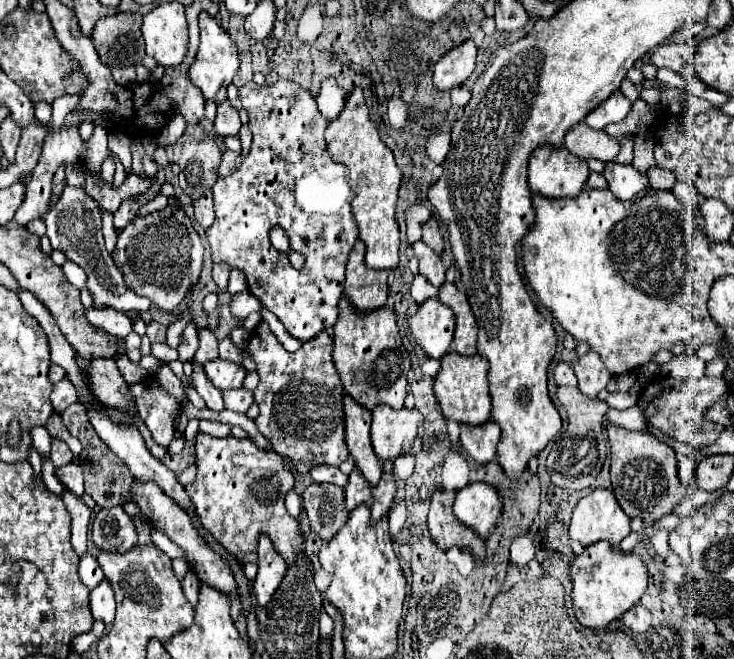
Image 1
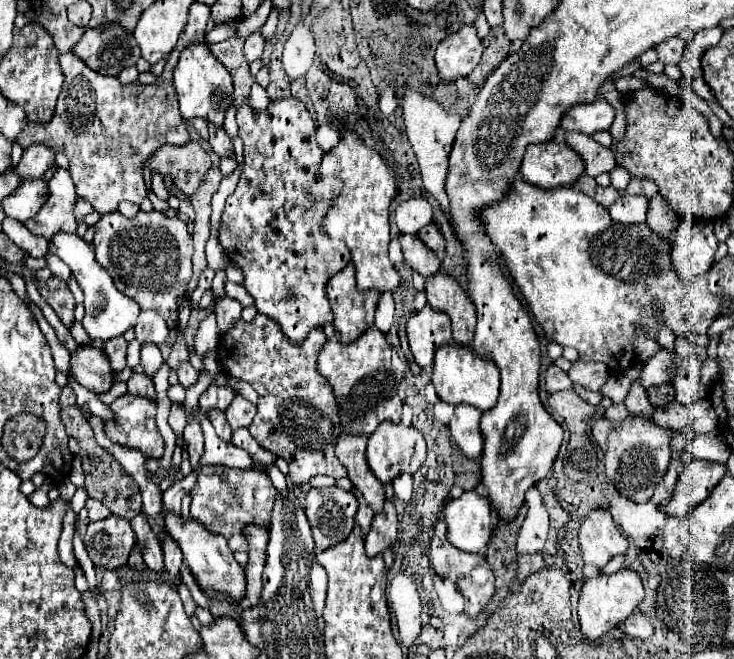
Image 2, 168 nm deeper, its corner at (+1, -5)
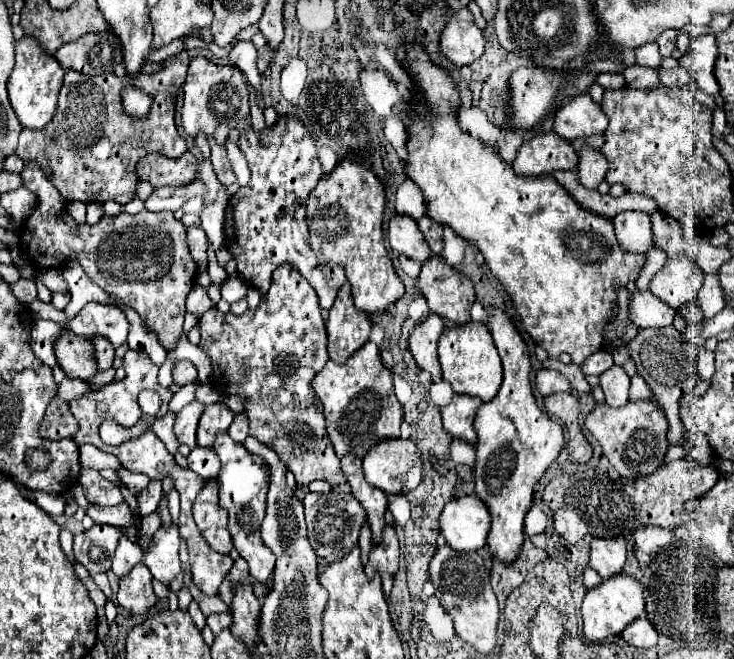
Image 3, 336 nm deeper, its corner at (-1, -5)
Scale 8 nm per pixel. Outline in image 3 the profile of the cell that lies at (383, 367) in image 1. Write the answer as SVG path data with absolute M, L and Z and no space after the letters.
M365 343L343 365L329 361L323 371L313 377L311 387L323 405L327 435L335 447L337 457L343 457L345 453L365 457L373 445L399 437L403 407L395 399L393 375L383 367L379 347L375 343Z

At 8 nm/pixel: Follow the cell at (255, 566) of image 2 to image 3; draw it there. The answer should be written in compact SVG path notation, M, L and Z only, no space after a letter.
M227 433L217 435L215 453L221 461L221 471L217 475L219 505L223 509L227 509L227 513L229 513L227 529L231 533L231 541L233 541L237 553L249 563L251 575L259 581L269 579L273 573L273 567L275 567L275 555L261 541L261 533L259 533L261 521L265 517L265 495L267 495L267 487L269 487L267 463L261 457L251 455L243 445L235 443Z

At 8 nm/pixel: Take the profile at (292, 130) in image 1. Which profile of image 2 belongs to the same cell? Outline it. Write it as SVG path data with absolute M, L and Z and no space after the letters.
M247 97L237 109L237 125L239 137L243 139L245 167L237 189L227 197L217 239L221 249L229 255L229 261L243 271L243 287L255 299L259 313L271 317L281 327L283 335L293 345L299 345L313 329L333 323L327 283L351 261L349 247L343 241L331 239L323 229L323 219L337 199L343 183L321 177L319 165L323 151L315 141L315 121L299 99L275 99L267 105L267 109L255 111Z

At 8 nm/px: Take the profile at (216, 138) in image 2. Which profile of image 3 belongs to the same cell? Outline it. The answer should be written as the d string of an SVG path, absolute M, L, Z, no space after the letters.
M209 139L209 145L211 145L211 165L213 165L213 171L217 173L219 183L229 187L231 183L235 183L235 173L231 171L231 165L227 161L227 151L225 151L223 145L217 145L213 139Z

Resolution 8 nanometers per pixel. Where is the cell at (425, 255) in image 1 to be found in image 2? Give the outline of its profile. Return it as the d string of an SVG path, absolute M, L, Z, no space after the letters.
M401 235L399 241L401 241L405 261L413 271L423 275L425 279L439 271L441 267L439 257L433 251L429 251L429 247L425 247L421 239L417 239L417 235Z

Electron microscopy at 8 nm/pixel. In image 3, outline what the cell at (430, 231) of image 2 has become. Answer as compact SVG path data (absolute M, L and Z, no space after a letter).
M425 215L419 217L417 223L419 223L419 229L421 229L421 233L425 235L431 251L433 251L435 255L439 255L439 253L443 251L443 239L441 239L441 237L443 237L443 227L441 227L439 223L435 223L433 219L425 217Z

